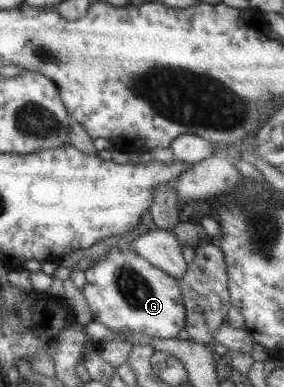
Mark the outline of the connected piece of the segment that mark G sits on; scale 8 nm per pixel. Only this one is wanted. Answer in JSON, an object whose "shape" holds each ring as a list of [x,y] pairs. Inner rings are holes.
{"shape":[[[119,243],[107,255],[84,263],[86,277],[82,293],[92,310],[92,318],[113,332],[121,329],[157,338],[177,338],[185,326],[185,305],[177,279],[139,256],[129,244]]]}

